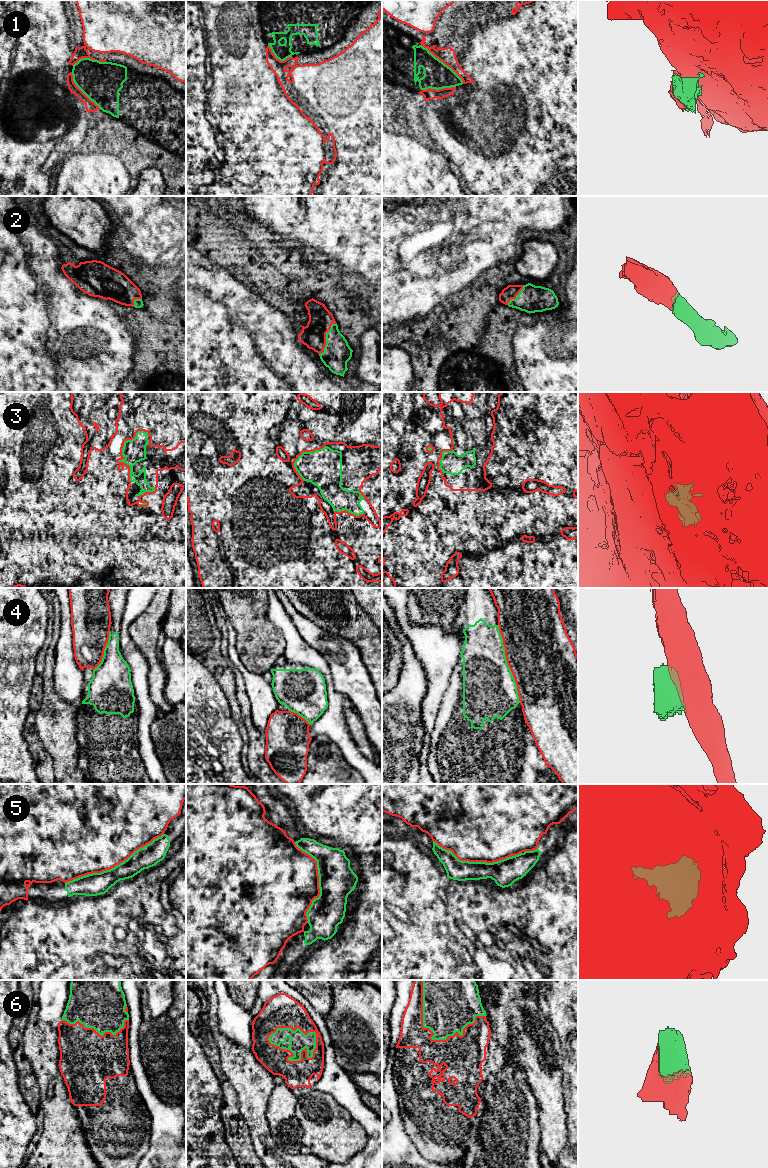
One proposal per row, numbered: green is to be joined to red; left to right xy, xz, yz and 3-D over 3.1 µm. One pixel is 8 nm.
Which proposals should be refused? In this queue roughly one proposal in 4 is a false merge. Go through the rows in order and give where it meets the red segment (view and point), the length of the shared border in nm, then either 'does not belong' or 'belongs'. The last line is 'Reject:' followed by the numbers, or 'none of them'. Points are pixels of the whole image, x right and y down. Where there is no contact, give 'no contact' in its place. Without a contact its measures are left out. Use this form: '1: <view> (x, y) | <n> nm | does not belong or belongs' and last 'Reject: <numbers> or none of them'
1: yz (443, 62) | 460 nm | does not belong
2: xz (325, 338) | 300 nm | belongs
3: xy (121, 451) | 440 nm | belongs
4: yz (507, 663) | 650 nm | does not belong
5: xy (114, 866) | 900 nm | belongs
6: xz (298, 1027) | 400 nm | belongs
Reject: 1, 4

